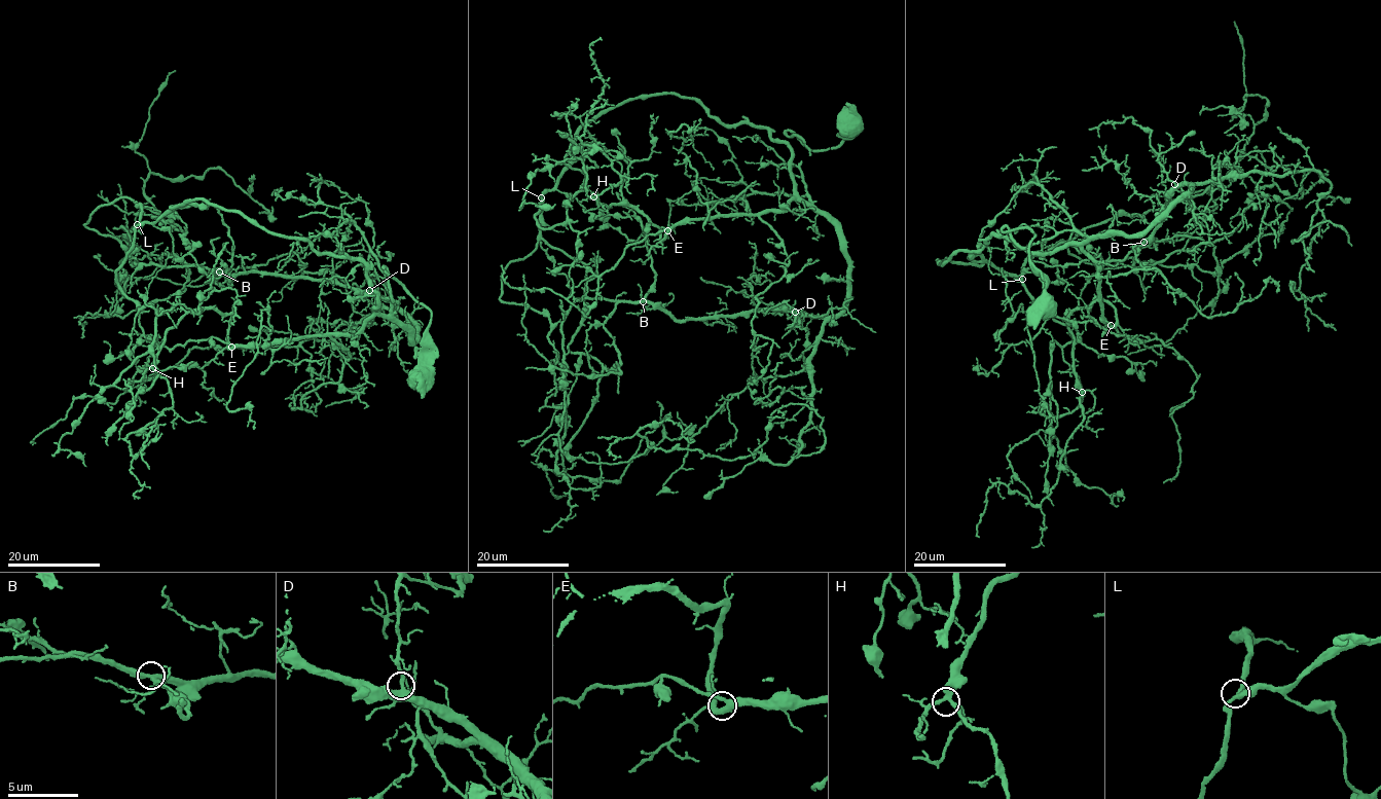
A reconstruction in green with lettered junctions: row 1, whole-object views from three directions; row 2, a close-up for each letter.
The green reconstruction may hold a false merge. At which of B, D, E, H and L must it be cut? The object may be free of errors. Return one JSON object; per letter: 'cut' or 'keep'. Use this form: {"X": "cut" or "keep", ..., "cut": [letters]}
{"B": "keep", "D": "keep", "E": "keep", "H": "keep", "L": "keep", "cut": []}

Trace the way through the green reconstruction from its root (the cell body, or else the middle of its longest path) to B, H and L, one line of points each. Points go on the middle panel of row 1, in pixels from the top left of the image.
B: (847, 123), (819, 151), (770, 132), (796, 192), (835, 226), (839, 312), (681, 320), (643, 301)
H: (847, 123), (819, 151), (770, 132), (795, 180), (778, 211), (685, 218), (661, 243), (634, 208), (593, 196)
L: (847, 123), (814, 151), (720, 124), (693, 99), (629, 98), (580, 129), (541, 197)

